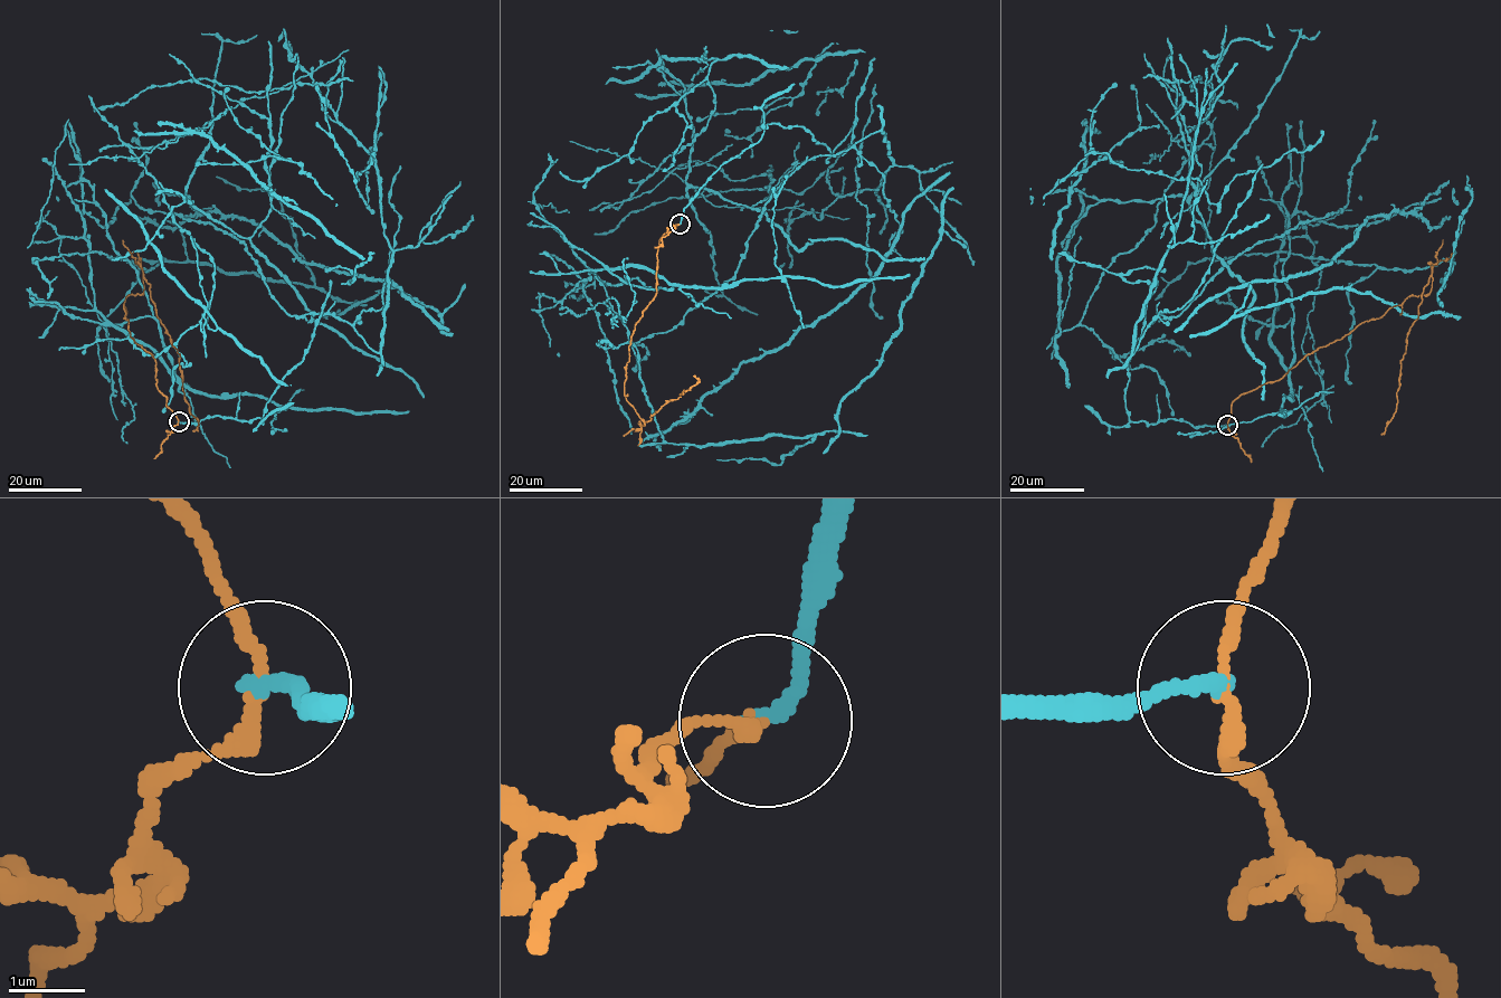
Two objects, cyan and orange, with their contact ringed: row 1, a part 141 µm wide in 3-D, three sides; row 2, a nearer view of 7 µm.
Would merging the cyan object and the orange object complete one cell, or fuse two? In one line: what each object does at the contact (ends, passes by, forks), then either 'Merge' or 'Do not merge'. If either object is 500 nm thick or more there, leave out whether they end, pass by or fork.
At the ring cyan ends. At the ring orange passes by. Do not merge

